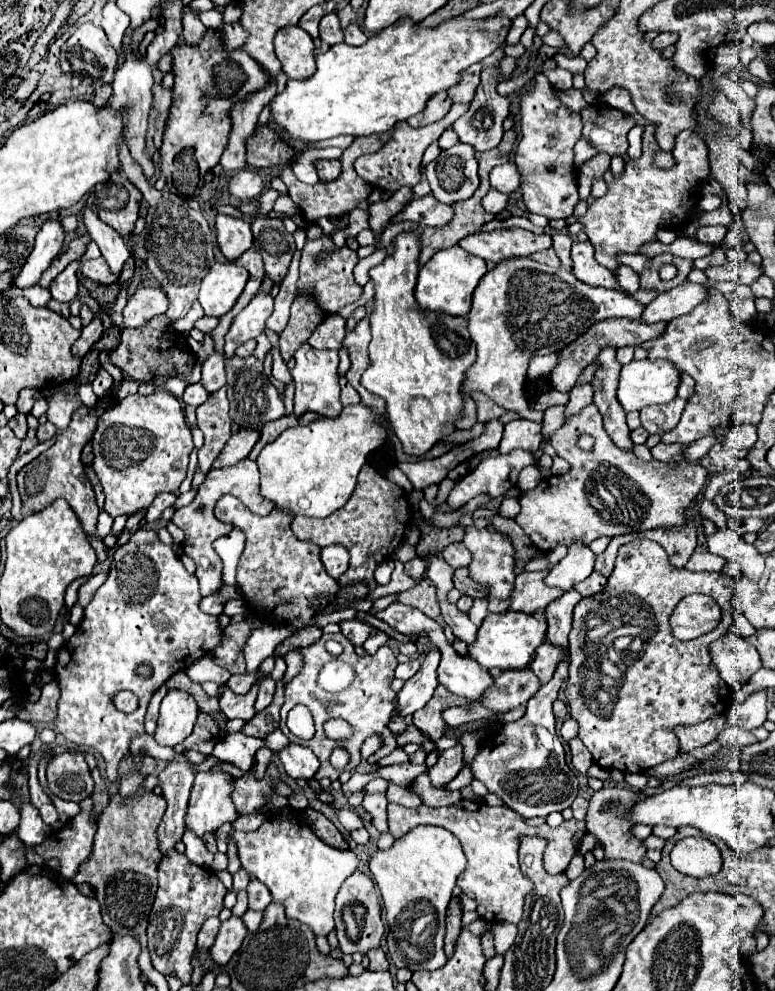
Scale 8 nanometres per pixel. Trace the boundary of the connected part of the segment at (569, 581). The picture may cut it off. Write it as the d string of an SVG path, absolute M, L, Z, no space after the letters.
M573 542L569 546L567 556L551 568L545 582L549 586L571 590L577 582L585 580L593 572L593 564L595 564L595 554L591 552L591 548L583 542Z

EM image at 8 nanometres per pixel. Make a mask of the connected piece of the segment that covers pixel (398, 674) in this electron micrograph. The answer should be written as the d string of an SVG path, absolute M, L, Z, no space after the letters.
M411 660L411 662L405 662L405 664L397 664L395 666L395 678L399 680L409 680L421 666L421 660Z

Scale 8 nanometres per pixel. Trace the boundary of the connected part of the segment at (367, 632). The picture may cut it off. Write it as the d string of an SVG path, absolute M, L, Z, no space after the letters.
M345 620L341 622L341 632L353 642L353 646L361 646L377 628L373 628L367 622L359 622L359 620Z

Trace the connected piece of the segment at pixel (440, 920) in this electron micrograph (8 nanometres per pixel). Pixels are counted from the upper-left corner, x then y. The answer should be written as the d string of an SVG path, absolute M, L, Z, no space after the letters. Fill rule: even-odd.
M417 826L395 840L389 850L377 850L369 866L387 912L387 954L391 964L395 968L409 968L411 972L445 966L445 910L453 896L455 880L465 868L465 854L457 838L445 828Z

